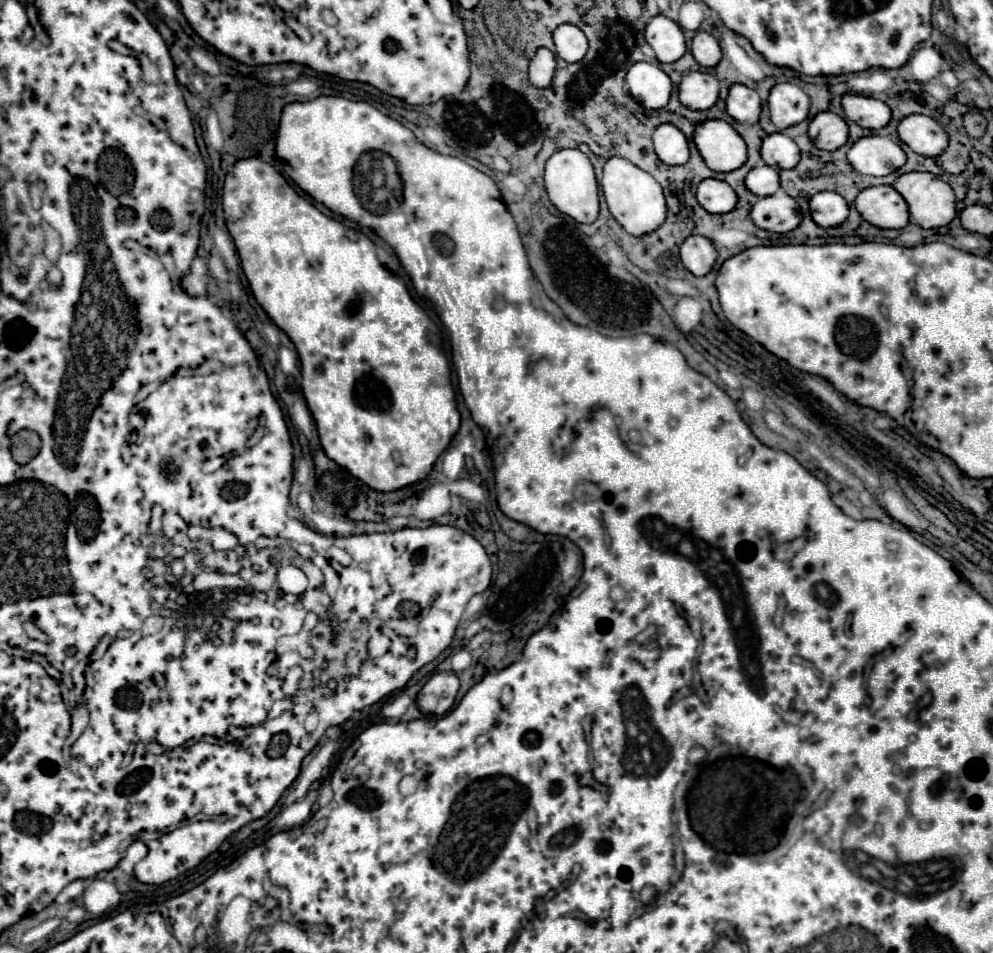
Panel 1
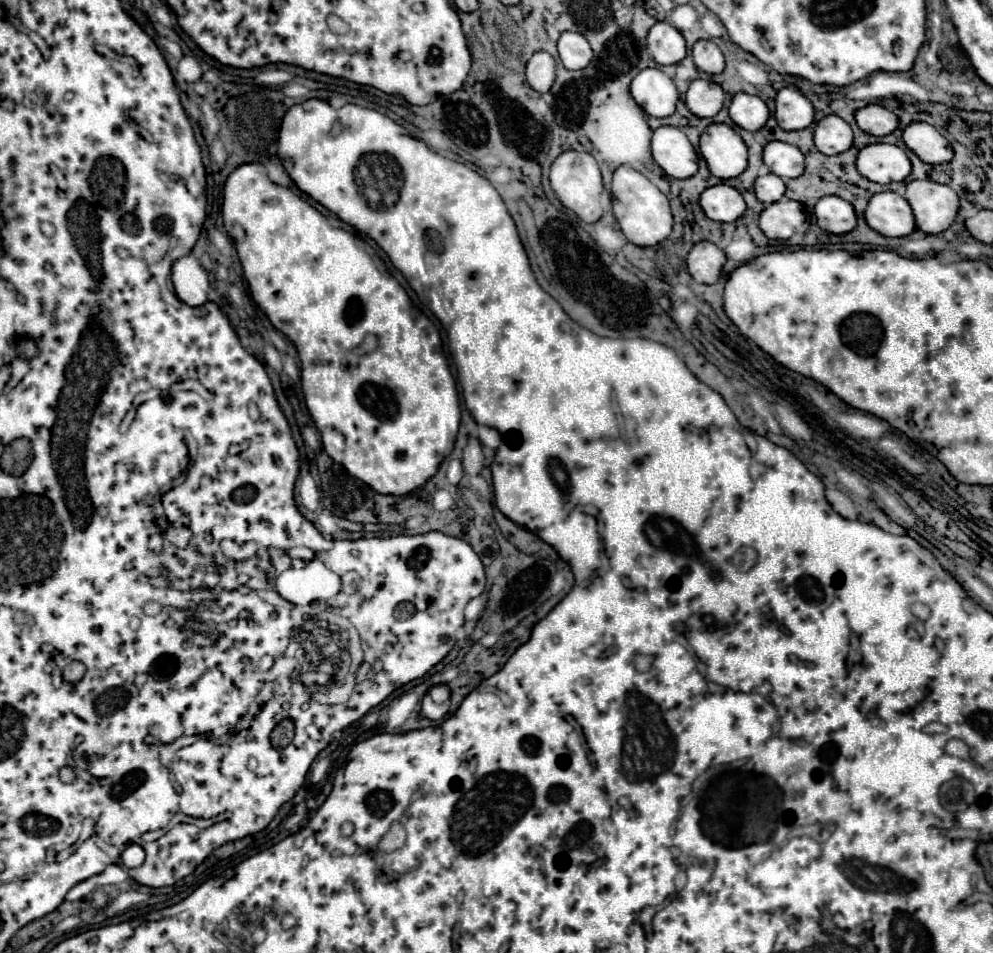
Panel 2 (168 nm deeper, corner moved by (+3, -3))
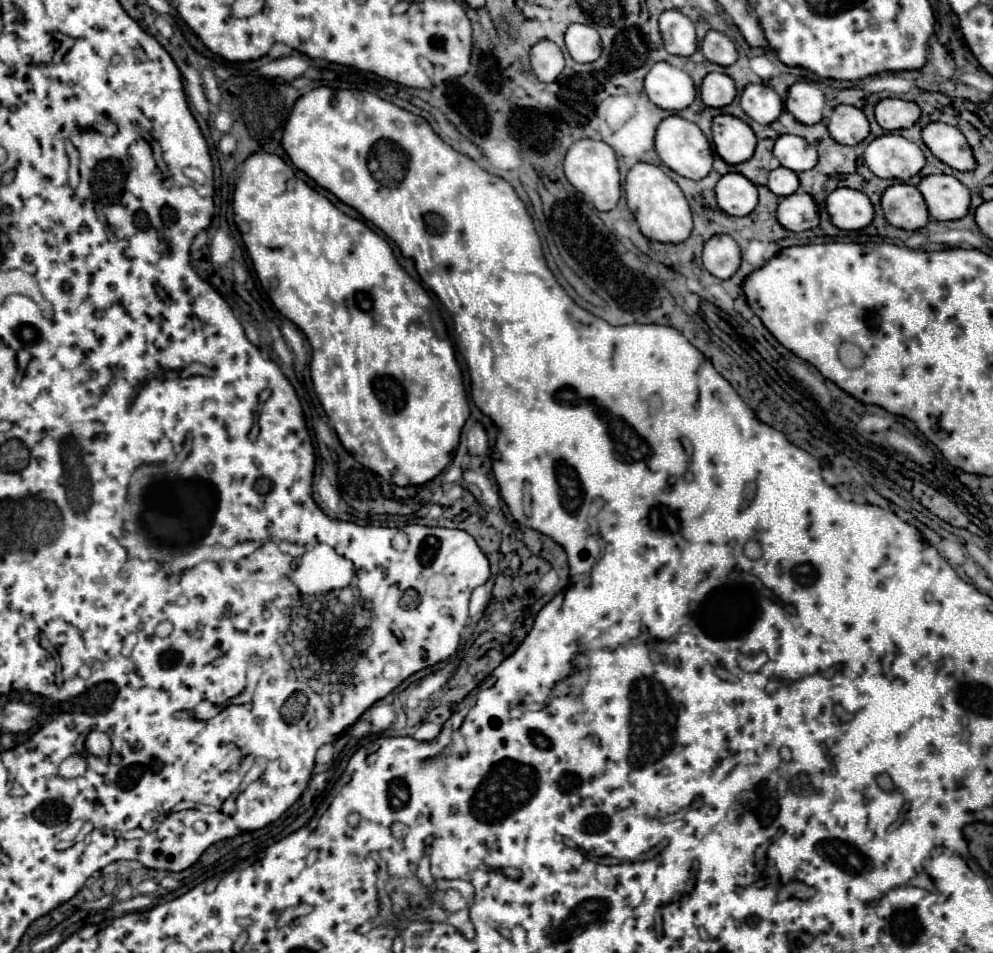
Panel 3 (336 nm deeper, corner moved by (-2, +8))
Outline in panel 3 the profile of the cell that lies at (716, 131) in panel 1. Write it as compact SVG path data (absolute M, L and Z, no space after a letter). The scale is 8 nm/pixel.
M721 114L713 118L713 142L719 156L729 164L741 164L755 152L755 132L739 118Z

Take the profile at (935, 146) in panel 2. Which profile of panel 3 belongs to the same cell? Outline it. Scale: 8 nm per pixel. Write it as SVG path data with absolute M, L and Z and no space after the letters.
M933 122L923 128L923 142L933 152L935 158L951 166L953 170L959 172L975 170L971 146L967 144L967 138L963 136L963 132L959 132L959 128L943 122Z

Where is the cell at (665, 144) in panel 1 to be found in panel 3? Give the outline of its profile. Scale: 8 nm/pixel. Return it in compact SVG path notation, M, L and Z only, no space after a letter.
M669 116L665 118L659 128L657 128L657 136L655 136L655 146L657 146L657 154L663 160L663 164L667 164L673 172L677 172L683 178L689 180L701 180L703 176L707 176L713 168L713 148L707 140L707 136L701 132L701 128L681 116Z

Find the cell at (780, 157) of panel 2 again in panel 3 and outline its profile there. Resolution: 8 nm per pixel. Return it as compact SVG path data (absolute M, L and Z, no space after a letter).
M791 134L779 136L775 142L775 148L773 148L773 154L781 162L781 166L785 166L793 172L811 170L817 164L815 146L811 146L801 136L791 136Z

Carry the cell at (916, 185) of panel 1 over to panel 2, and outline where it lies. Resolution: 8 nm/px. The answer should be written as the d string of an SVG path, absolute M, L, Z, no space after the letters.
M930 179L910 181L904 199L914 211L916 227L924 233L938 235L946 231L958 213L958 195L950 187Z

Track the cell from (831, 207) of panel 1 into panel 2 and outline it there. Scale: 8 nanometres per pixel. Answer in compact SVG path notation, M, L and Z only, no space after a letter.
M836 195L822 197L816 203L814 215L816 215L818 227L828 233L842 235L842 233L848 233L856 227L854 207L850 207L850 203L846 203L846 199L836 197Z

